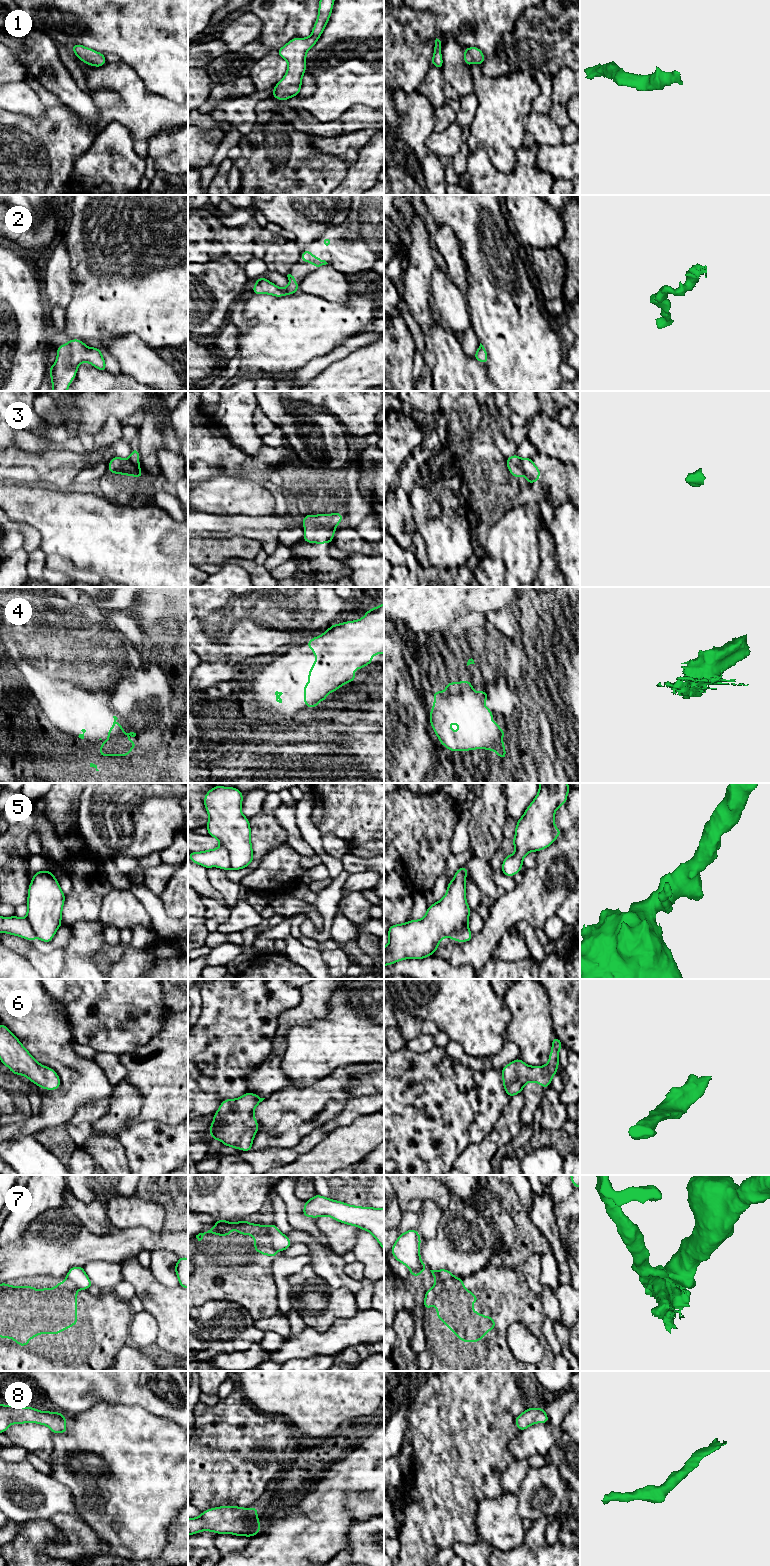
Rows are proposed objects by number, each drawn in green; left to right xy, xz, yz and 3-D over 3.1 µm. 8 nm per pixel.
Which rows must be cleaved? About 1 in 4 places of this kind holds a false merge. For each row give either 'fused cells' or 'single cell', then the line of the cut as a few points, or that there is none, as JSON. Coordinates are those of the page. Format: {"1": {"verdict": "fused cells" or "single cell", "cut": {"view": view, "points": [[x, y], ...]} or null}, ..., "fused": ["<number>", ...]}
{"1": {"verdict": "single cell", "cut": null}, "2": {"verdict": "single cell", "cut": null}, "3": {"verdict": "single cell", "cut": null}, "4": {"verdict": "single cell", "cut": null}, "5": {"verdict": "fused cells", "cut": {"view": "xz", "points": [[221, 846], [228, 852], [231, 868]]}}, "6": {"verdict": "single cell", "cut": null}, "7": {"verdict": "fused cells", "cut": {"view": "xz", "points": [[266, 1226], [266, 1240], [274, 1249]]}}, "8": {"verdict": "single cell", "cut": null}, "fused": ["5", "7"]}

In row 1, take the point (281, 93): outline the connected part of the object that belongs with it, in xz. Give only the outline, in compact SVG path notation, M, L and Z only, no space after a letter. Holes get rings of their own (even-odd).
M320 0L318 18L308 38L292 38L277 50L279 56L288 62L287 73L273 88L272 97L280 101L299 95L302 76L306 72L306 53L320 38L332 13L335 0Z

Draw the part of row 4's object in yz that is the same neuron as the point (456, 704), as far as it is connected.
M471 681L449 682L446 690L432 692L434 704L430 711L430 724L440 743L451 752L487 749L495 751L506 760L503 743L505 730L492 721L493 713L484 706L486 691L475 692ZM454 722L460 726L455 734L449 727Z

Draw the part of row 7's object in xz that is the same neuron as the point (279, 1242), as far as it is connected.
M274 1223L267 1226L266 1240L275 1251L285 1251L292 1245L289 1238L279 1231Z

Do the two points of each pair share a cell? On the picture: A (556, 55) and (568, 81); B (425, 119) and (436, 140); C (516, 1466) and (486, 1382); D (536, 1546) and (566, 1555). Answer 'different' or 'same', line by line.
A: different
B: different
C: different
D: same

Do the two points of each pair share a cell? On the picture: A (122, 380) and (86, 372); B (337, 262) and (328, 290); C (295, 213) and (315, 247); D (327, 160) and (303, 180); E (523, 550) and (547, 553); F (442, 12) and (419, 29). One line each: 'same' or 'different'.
A: same
B: different
C: different
D: same
E: different
F: different

